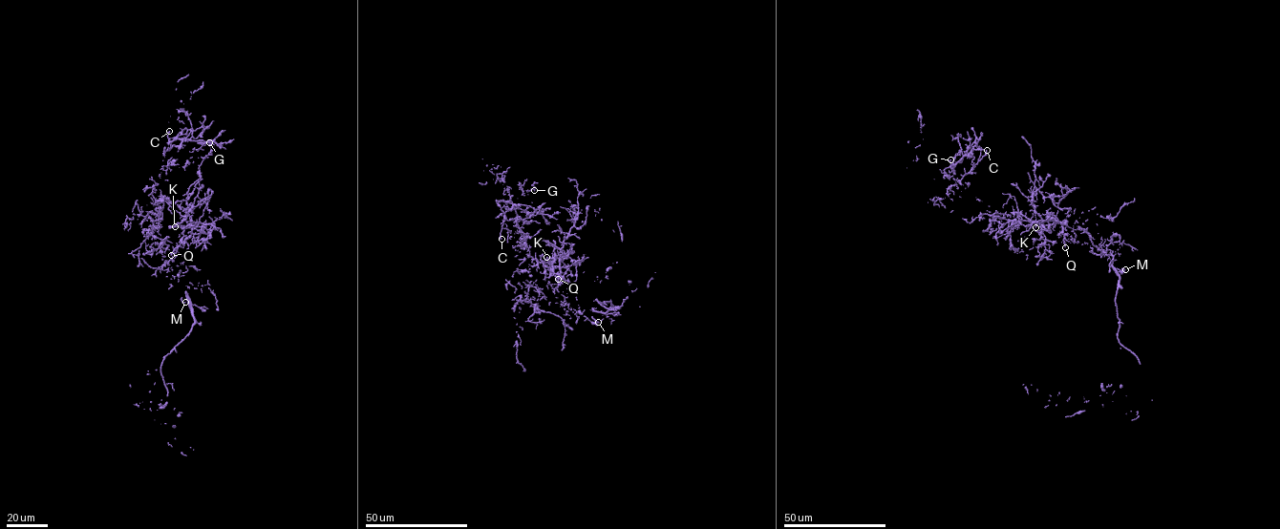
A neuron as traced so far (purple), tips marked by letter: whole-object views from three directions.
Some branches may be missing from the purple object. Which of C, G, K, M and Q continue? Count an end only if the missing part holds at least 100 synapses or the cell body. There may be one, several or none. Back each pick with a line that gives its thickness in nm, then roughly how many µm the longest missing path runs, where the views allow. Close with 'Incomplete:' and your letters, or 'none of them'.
M: calibre 240 nm; missing 60 µm
Incomplete: M

